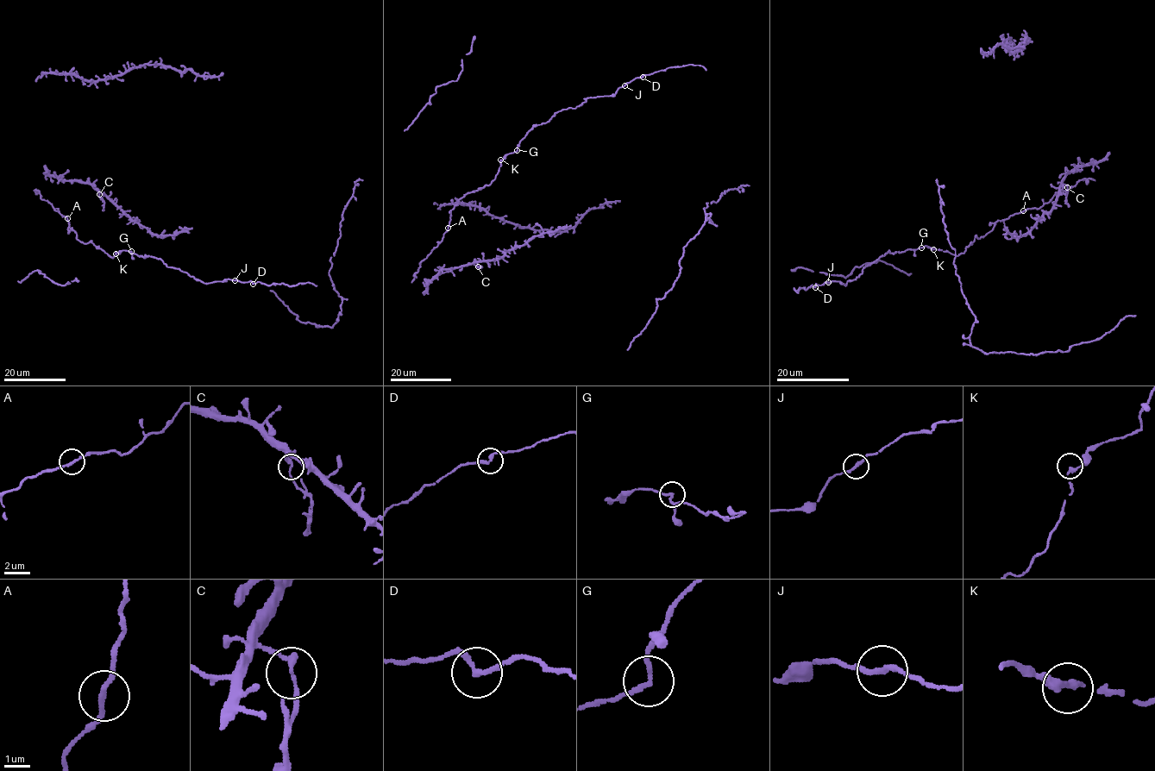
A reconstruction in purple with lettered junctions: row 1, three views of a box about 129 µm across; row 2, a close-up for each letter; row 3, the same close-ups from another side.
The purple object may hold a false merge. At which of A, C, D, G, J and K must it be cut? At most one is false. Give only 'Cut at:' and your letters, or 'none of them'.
Cut at: C

